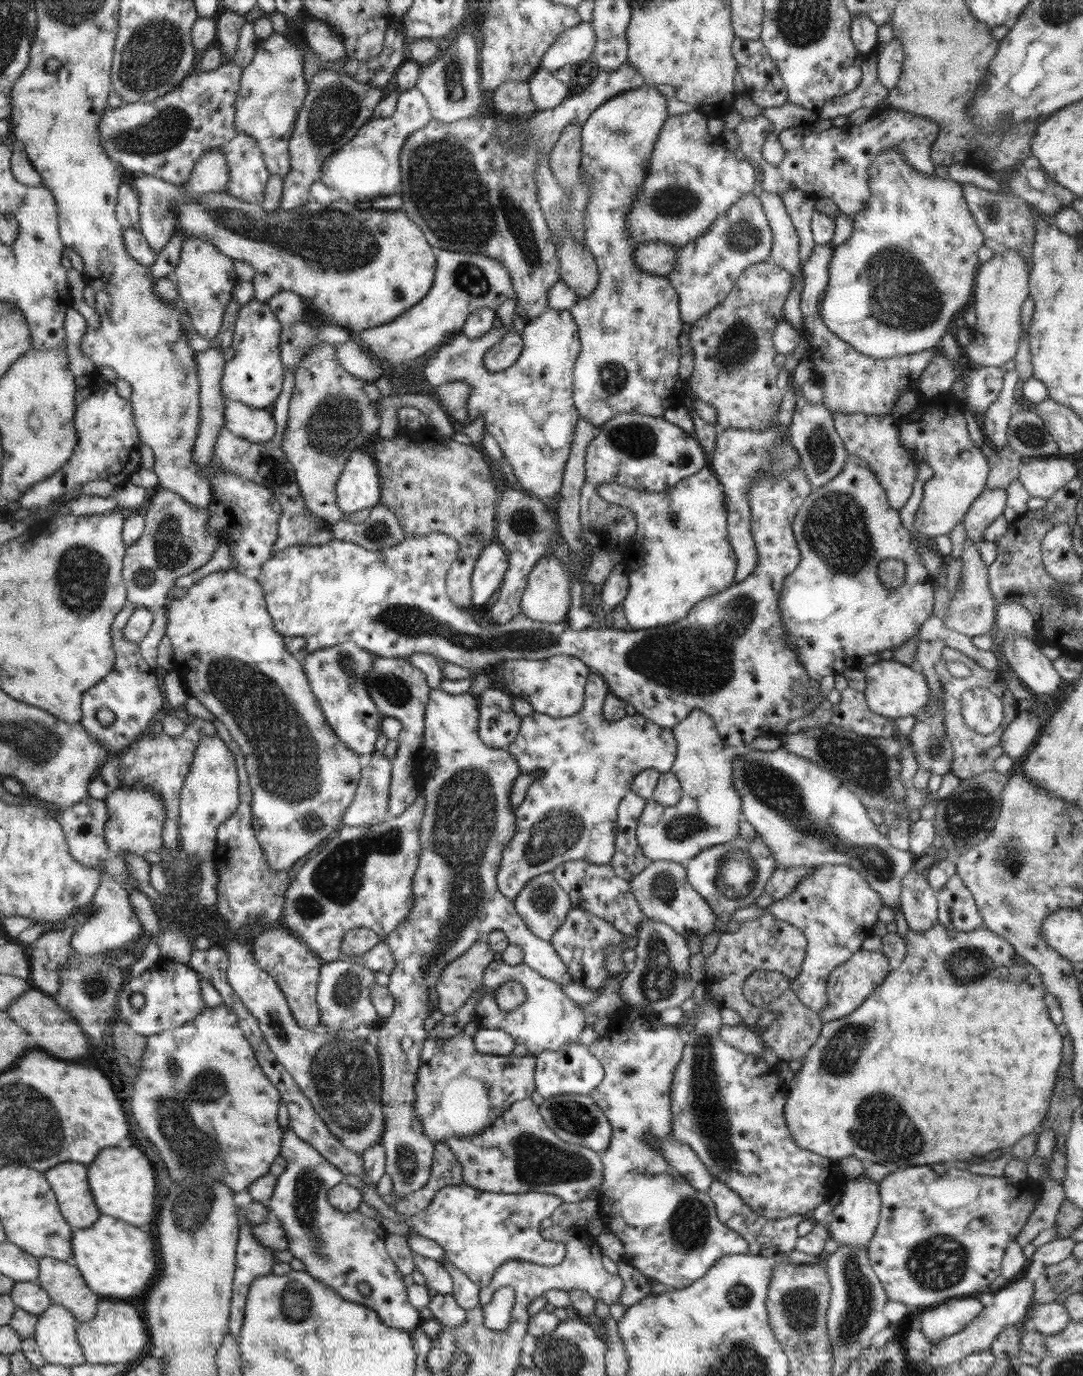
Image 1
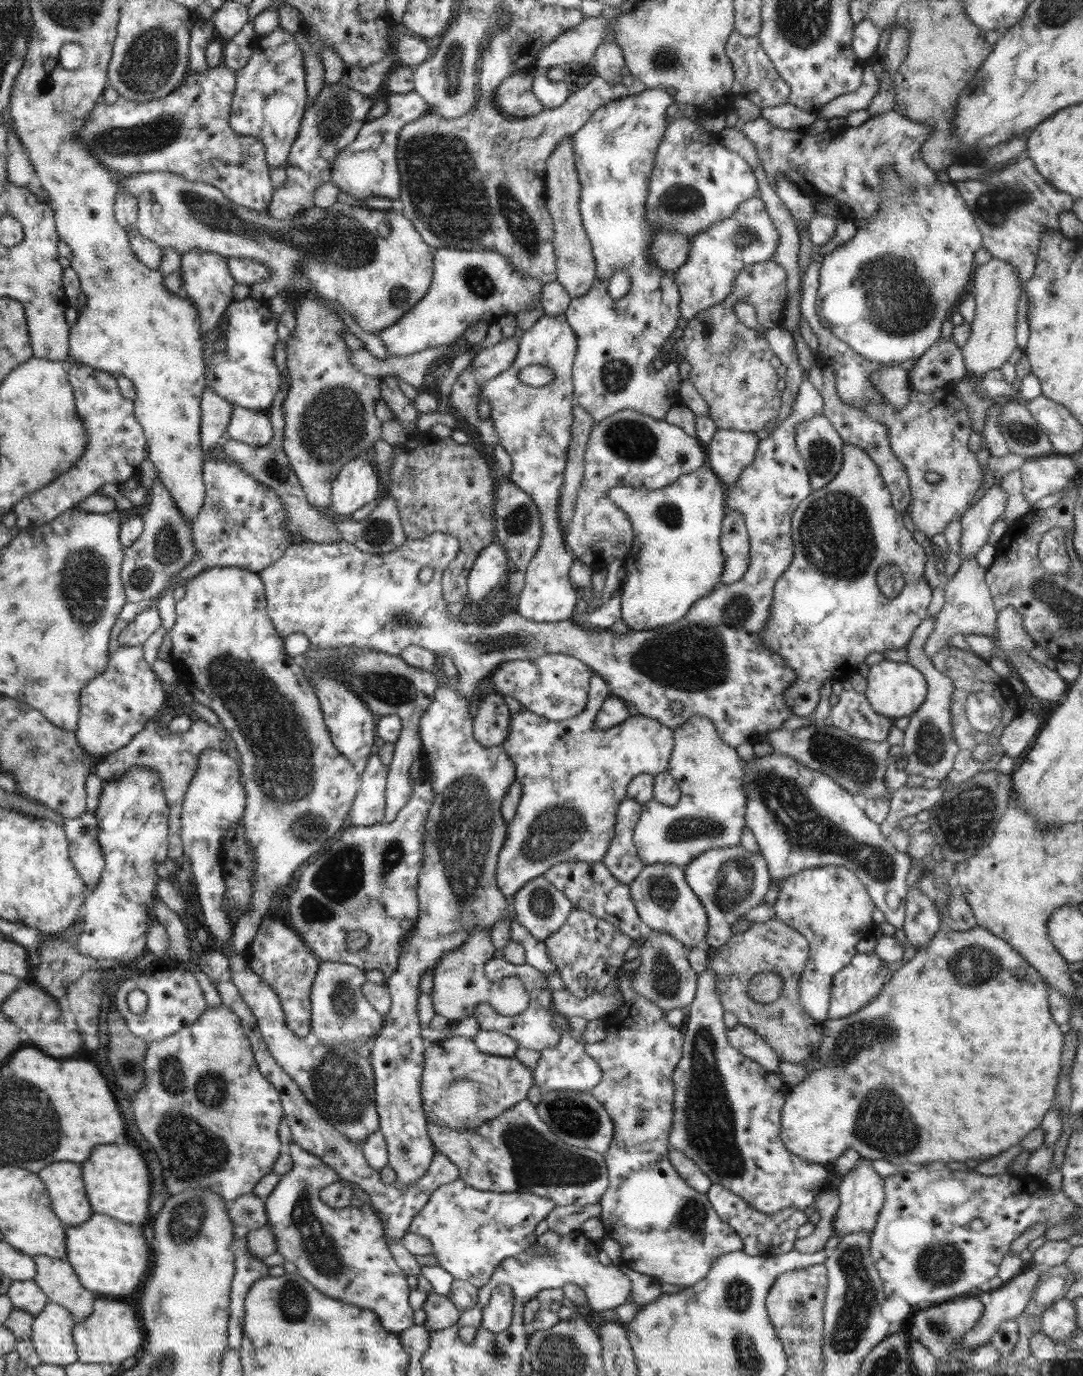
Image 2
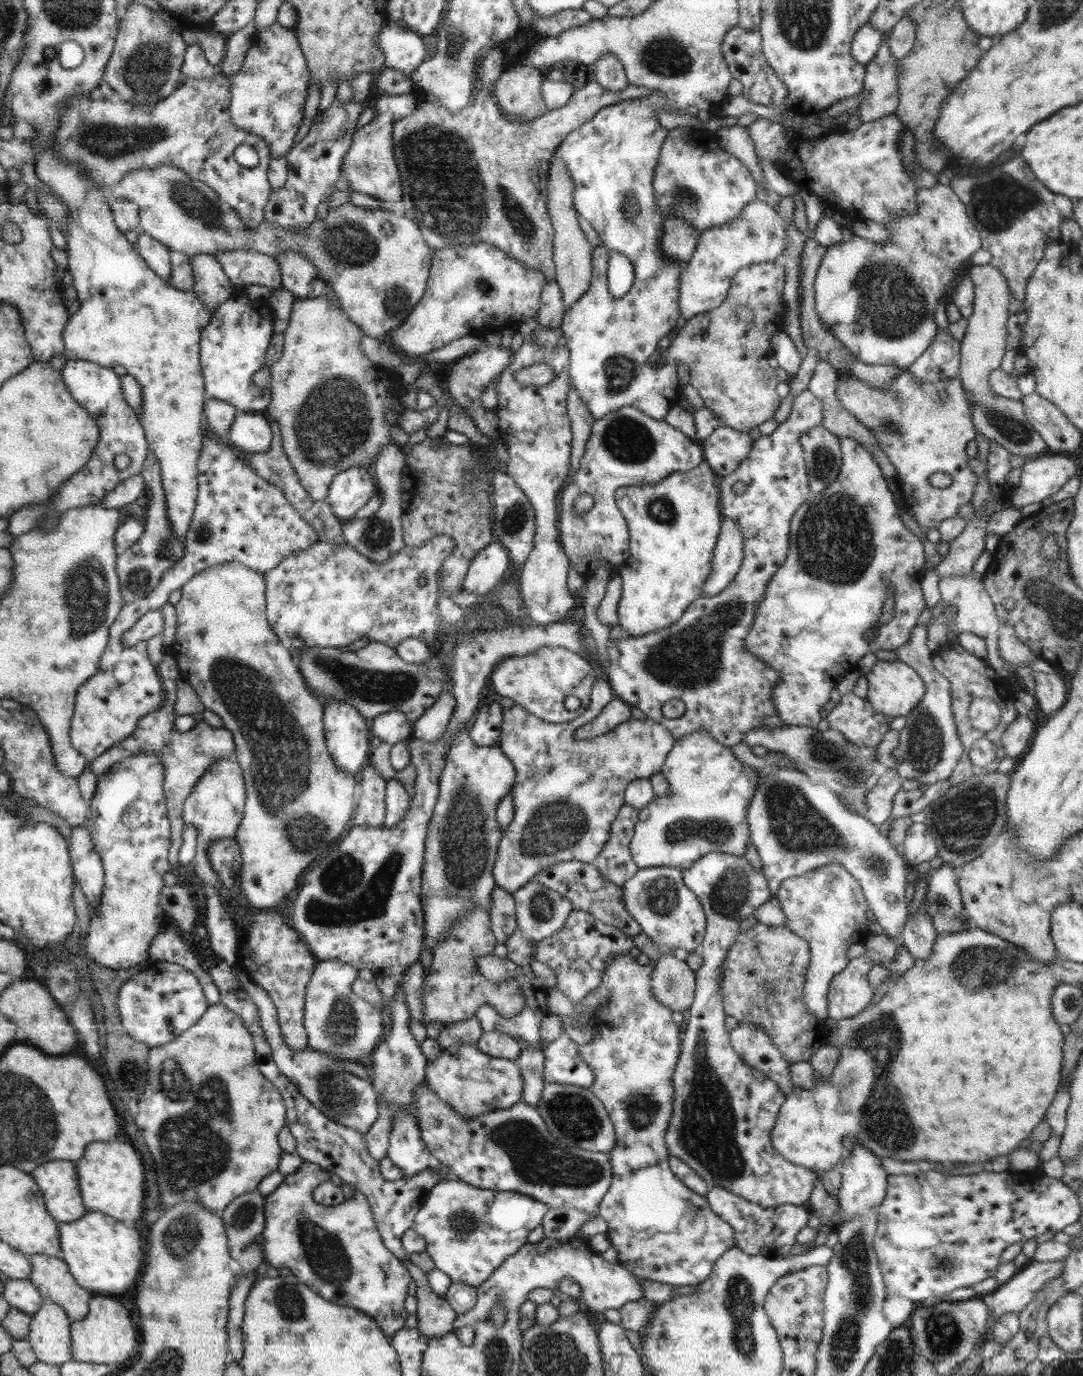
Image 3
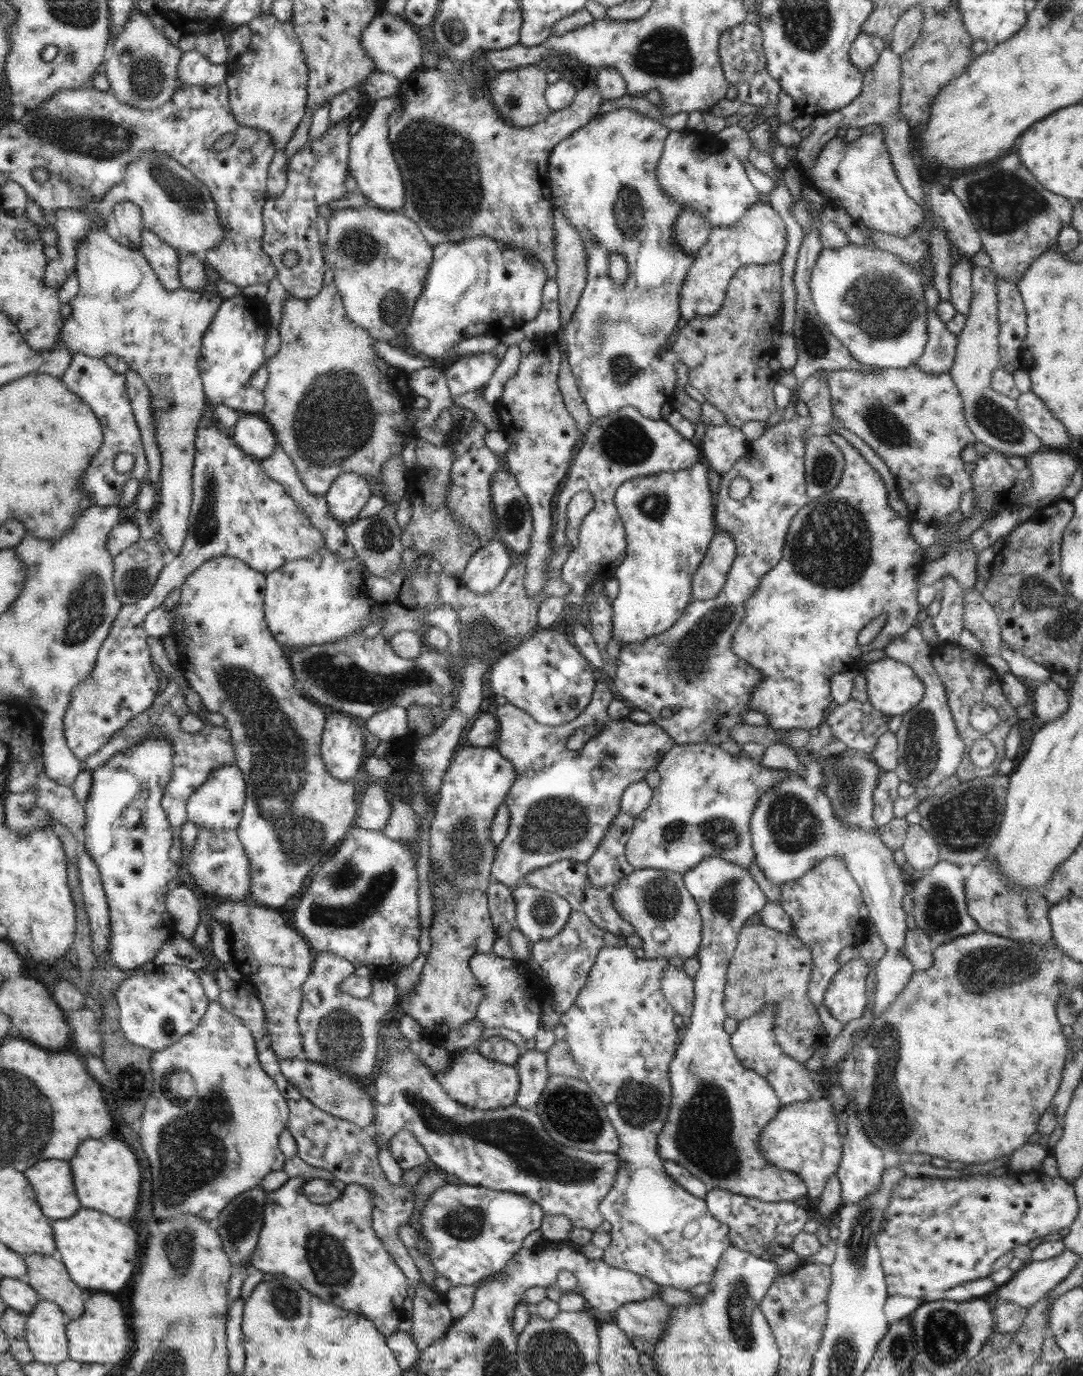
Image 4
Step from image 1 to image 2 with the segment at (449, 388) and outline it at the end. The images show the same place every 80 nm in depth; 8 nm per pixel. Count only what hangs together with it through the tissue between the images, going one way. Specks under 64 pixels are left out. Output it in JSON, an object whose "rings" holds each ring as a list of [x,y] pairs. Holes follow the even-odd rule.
{"rings":[[[501,338],[501,341],[496,345],[481,349],[475,356],[475,359],[459,374],[458,378],[456,378],[449,397],[452,408],[451,411],[455,413],[456,417],[459,420],[464,417],[464,420],[466,420],[470,426],[474,426],[474,428],[480,432],[480,438],[482,438],[484,444],[488,444],[488,446],[493,448],[499,443],[499,436],[495,433],[491,418],[482,418],[478,414],[478,396],[487,380],[494,378],[499,373],[510,368],[510,365],[514,362],[514,358],[516,358],[518,345],[518,339]]]}

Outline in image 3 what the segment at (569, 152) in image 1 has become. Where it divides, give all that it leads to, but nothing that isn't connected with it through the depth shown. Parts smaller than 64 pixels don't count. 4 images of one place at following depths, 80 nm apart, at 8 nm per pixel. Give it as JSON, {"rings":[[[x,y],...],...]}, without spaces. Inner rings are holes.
{"rings":[[[554,156],[549,166],[547,180],[548,195],[546,204],[555,236],[553,238],[553,258],[555,263],[555,281],[562,291],[562,302],[570,308],[588,290],[593,275],[592,244],[586,239],[578,222],[578,213],[574,209],[574,183],[563,160]]]}

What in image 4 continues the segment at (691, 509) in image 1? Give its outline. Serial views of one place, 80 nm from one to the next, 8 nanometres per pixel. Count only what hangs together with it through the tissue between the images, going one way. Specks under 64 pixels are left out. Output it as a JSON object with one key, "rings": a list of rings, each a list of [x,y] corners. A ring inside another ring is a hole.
{"rings":[[[700,461],[688,470],[678,470],[647,477],[636,477],[623,482],[615,492],[615,505],[626,533],[626,556],[614,570],[619,592],[614,598],[611,638],[621,646],[642,642],[668,630],[682,616],[686,605],[693,600],[692,579],[701,565],[715,526],[715,503],[710,492],[708,469]]]}

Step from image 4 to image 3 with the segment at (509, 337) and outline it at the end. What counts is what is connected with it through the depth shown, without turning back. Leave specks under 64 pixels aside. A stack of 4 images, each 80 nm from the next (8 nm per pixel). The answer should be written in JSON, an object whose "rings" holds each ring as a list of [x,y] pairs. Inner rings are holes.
{"rings":[[[554,280],[546,282],[540,295],[540,306],[537,312],[538,326],[556,329],[561,326],[566,308],[562,302],[562,291]]]}

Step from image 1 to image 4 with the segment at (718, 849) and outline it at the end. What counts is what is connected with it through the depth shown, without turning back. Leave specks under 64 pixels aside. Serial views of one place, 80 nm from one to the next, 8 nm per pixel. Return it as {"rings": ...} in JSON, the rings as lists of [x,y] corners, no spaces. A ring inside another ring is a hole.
{"rings":[[[709,856],[708,858],[702,859],[702,862],[699,862],[696,866],[694,866],[694,868],[691,868],[683,873],[683,881],[685,882],[685,887],[688,889],[688,892],[694,897],[702,919],[701,943],[696,955],[699,962],[699,969],[696,976],[693,978],[695,984],[695,997],[693,1000],[693,1011],[690,1016],[691,1022],[690,1025],[687,1026],[687,1029],[681,1032],[678,1049],[675,1052],[672,1062],[669,1064],[671,1101],[665,1125],[661,1128],[660,1133],[658,1133],[657,1136],[658,1155],[662,1156],[662,1160],[674,1161],[683,1168],[686,1168],[686,1170],[694,1174],[696,1178],[706,1184],[706,1189],[708,1191],[712,1189],[722,1189],[732,1192],[732,1194],[746,1196],[746,1198],[756,1198],[756,1200],[760,1200],[760,1202],[794,1203],[799,1198],[807,1198],[808,1187],[806,1187],[806,1183],[798,1177],[798,1174],[790,1171],[782,1171],[778,1169],[776,1165],[772,1165],[768,1159],[764,1159],[764,1153],[761,1152],[761,1146],[759,1145],[759,1138],[762,1129],[765,1128],[768,1122],[774,1118],[774,1115],[782,1107],[780,1099],[777,1097],[774,1089],[770,1086],[770,1083],[765,1078],[762,1078],[761,1074],[742,1066],[742,1063],[733,1052],[731,1034],[728,1034],[723,1027],[723,1022],[728,1017],[723,1007],[726,973],[729,962],[731,961],[732,955],[734,955],[734,950],[737,946],[738,933],[742,930],[744,922],[746,922],[750,916],[754,916],[754,914],[764,908],[764,905],[767,903],[766,895],[762,890],[760,890],[758,883],[752,878],[752,875],[749,873],[748,869],[742,868],[733,862],[728,862],[719,856]]]}

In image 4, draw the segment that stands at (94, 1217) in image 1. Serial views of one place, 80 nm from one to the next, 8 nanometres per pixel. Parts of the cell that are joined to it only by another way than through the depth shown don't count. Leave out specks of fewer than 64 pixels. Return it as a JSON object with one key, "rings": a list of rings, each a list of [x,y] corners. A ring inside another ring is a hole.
{"rings":[[[57,1159],[42,1160],[30,1169],[23,1172],[24,1177],[28,1179],[30,1187],[36,1192],[36,1199],[42,1213],[50,1220],[62,1220],[74,1217],[78,1214],[78,1209],[81,1206],[78,1197],[76,1197],[76,1190],[74,1189],[74,1177],[72,1177],[72,1169],[68,1161]]]}

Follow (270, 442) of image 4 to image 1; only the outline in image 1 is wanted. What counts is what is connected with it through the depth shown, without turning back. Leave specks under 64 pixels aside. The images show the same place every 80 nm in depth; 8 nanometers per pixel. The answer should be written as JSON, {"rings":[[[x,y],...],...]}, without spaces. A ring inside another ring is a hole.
{"rings":[[[227,396],[223,399],[225,427],[232,434],[250,442],[268,442],[275,435],[271,408],[254,409]]]}

